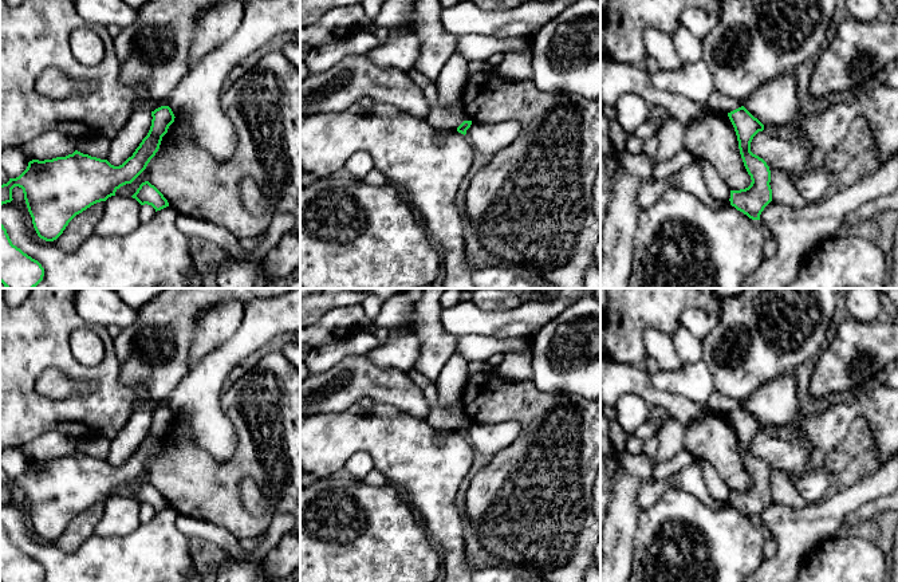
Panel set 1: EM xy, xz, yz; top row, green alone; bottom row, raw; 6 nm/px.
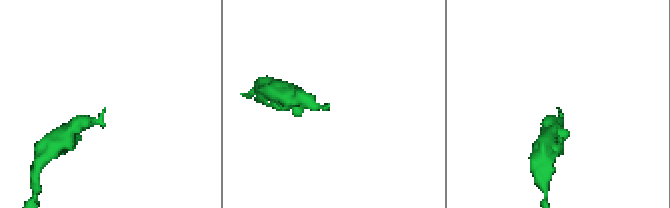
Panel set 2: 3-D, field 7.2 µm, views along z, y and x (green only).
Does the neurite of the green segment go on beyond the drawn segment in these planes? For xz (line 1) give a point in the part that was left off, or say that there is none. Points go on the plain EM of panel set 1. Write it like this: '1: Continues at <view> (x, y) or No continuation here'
1: No continuation here

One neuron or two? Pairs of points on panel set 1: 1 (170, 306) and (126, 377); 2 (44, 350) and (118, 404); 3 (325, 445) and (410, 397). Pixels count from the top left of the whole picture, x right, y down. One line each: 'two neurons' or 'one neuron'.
1: one neuron
2: one neuron
3: two neurons

